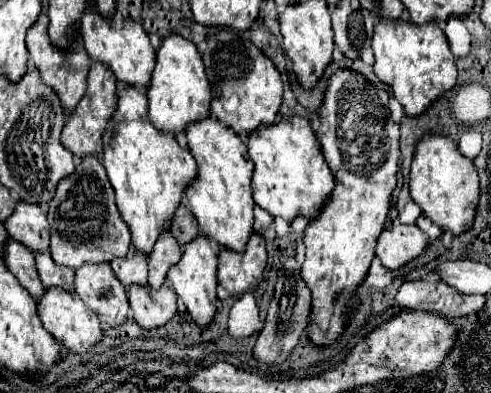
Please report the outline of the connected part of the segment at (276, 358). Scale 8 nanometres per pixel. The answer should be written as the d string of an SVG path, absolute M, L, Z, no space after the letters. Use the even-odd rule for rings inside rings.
M287 256L283 266L277 272L277 284L275 284L275 294L267 312L267 320L265 320L265 328L261 330L253 354L259 360L259 364L281 364L289 352L297 346L299 336L305 332L307 328L307 318L309 318L309 310L311 310L311 292L307 288L307 284L301 278L301 266L297 256Z

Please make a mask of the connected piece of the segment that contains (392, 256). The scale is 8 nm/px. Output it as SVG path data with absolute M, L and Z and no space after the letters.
M389 224L377 240L377 258L385 268L395 270L417 258L427 242L427 234L415 224Z

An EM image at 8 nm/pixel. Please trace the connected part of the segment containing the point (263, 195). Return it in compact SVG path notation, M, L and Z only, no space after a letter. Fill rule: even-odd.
M289 116L269 126L261 124L247 134L247 152L255 164L251 178L253 198L263 210L271 216L281 216L287 222L291 222L297 212L311 220L321 210L325 198L331 194L333 174L307 118Z

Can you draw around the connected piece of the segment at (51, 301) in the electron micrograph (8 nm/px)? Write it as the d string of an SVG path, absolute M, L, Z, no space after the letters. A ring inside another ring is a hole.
M57 286L45 288L45 294L41 298L37 298L37 314L43 322L43 326L55 338L63 340L63 344L71 352L83 352L89 346L93 346L95 342L99 342L101 336L103 336L103 328L101 328L97 316L95 316L95 312L91 312L91 308L87 308L83 304L83 300L79 300L79 296L63 290L63 288L57 288Z

